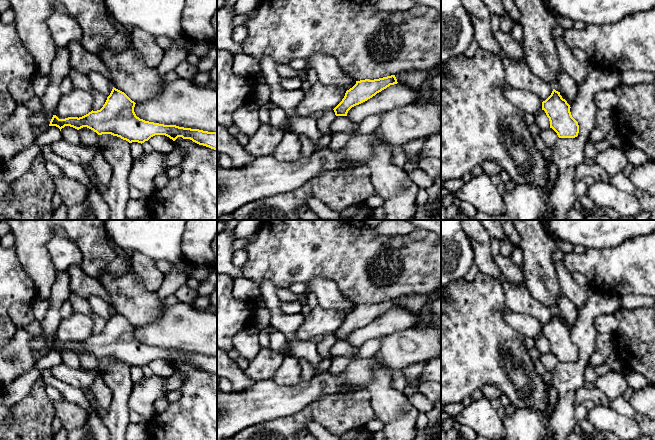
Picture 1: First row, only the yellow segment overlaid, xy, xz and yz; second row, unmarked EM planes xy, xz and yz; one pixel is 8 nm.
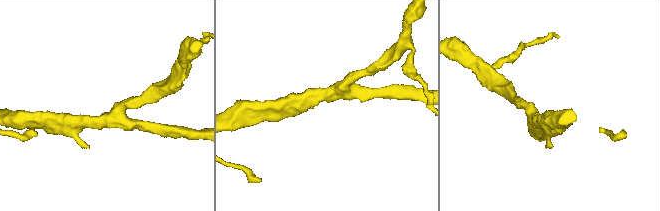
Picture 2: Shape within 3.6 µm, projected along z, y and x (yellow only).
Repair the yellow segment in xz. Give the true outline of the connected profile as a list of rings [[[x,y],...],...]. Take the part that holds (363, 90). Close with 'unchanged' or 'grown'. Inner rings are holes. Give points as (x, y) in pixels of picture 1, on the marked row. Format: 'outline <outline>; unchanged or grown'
outline [[[395,75],[374,80],[365,79],[356,81],[356,84],[346,91],[342,101],[333,109],[335,115],[347,116],[348,111],[352,107],[367,101],[390,85],[397,83]]]; unchanged

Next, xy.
outline [[[113,87],[100,110],[92,110],[79,118],[59,119],[56,115],[53,115],[49,126],[56,126],[60,131],[65,126],[77,130],[87,127],[98,135],[111,134],[129,143],[138,142],[141,144],[155,135],[165,135],[173,141],[178,137],[182,137],[217,150],[216,132],[145,121],[136,116],[134,112],[135,104],[124,92]]]; unchanged

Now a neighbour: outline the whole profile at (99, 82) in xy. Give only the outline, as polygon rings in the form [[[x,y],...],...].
[[[94,72],[94,73],[89,73],[88,78],[91,87],[94,90],[103,93],[106,96],[110,95],[113,86],[110,84],[110,82],[107,80],[107,78],[104,75]]]

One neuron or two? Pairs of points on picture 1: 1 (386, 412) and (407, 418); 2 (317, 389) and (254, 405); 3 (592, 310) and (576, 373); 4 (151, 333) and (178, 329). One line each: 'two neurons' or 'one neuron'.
1: one neuron
2: one neuron
3: one neuron
4: one neuron

